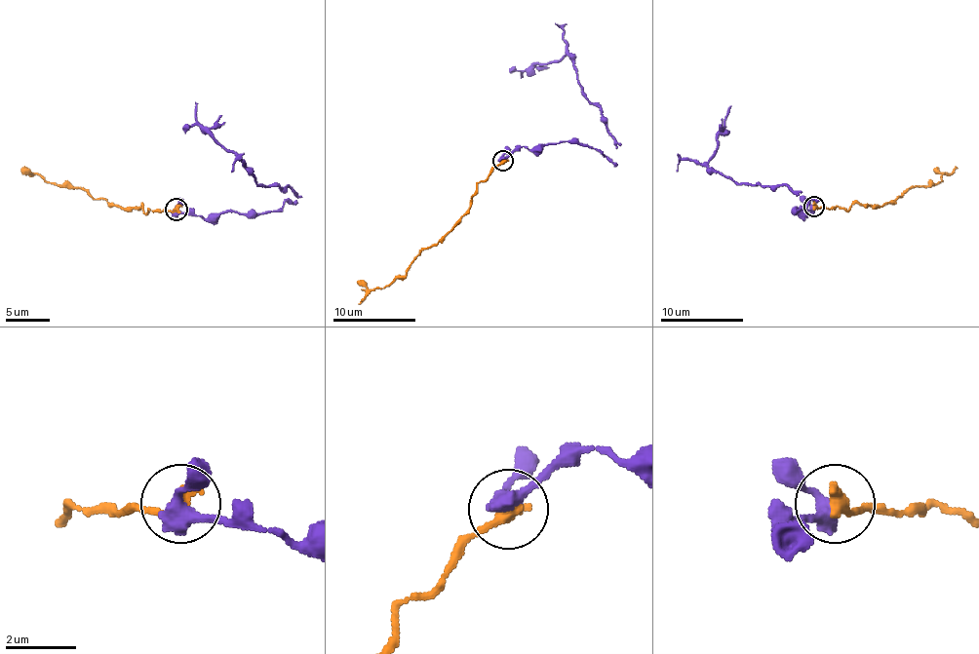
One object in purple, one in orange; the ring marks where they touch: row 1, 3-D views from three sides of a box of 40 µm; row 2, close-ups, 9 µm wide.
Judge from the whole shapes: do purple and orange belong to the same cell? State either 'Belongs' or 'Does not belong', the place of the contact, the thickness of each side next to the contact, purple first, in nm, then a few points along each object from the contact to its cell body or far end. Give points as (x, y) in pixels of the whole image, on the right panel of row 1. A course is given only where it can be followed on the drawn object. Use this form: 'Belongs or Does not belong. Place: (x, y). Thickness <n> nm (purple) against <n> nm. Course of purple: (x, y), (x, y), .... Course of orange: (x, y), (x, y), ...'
Belongs. Place: (814, 207). Thickness 400 nm (purple) against 440 nm. Course of purple: (814, 206), (800, 211), (804, 214), (794, 210), (810, 195), (786, 185), (738, 183), (709, 167), (731, 106). Course of orange: (814, 206), (847, 210), (860, 204), (891, 204), (912, 187), (939, 183), (943, 174), (958, 169)

